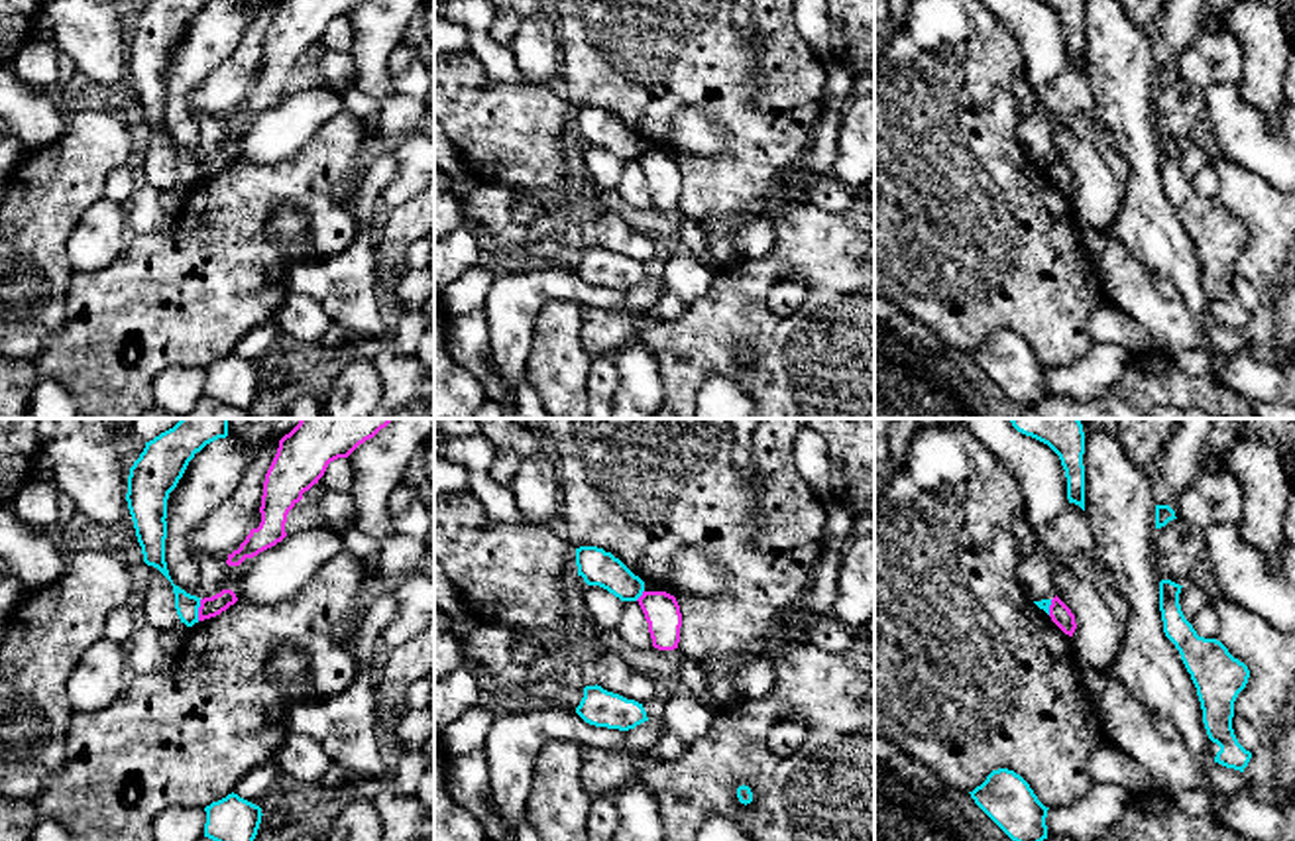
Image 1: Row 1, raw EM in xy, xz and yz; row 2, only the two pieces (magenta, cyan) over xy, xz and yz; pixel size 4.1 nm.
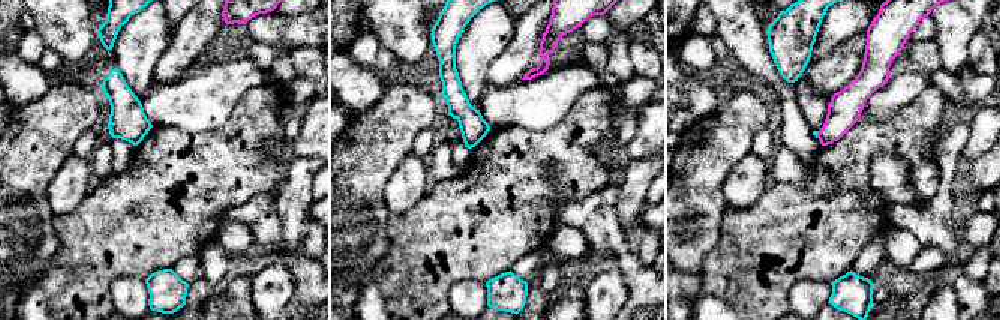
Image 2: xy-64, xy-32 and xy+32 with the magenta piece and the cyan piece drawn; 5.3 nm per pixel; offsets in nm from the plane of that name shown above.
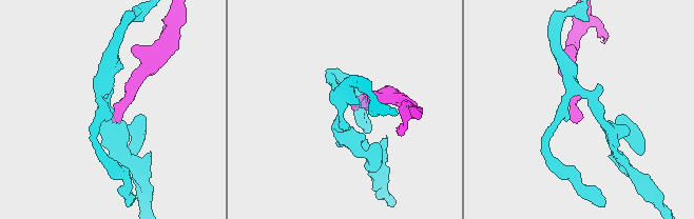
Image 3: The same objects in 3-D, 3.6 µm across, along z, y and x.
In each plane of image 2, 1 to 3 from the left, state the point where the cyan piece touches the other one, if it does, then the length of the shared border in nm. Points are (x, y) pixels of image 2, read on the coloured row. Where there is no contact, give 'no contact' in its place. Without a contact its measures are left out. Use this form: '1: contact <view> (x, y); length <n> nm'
1: no contact
2: no contact
3: contact xy+32 (817, 134); length 40 nm

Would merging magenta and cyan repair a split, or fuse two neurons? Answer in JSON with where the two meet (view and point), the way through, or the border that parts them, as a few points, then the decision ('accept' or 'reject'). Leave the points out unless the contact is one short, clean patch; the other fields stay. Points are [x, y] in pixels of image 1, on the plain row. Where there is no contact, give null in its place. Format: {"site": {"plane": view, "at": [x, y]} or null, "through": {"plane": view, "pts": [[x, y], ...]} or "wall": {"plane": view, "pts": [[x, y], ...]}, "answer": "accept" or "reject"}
{"site": {"plane": "xy", "at": [199, 169]}, "wall": {"plane": "xy", "pts": [[201, 160], [197, 179]]}, "answer": "reject"}

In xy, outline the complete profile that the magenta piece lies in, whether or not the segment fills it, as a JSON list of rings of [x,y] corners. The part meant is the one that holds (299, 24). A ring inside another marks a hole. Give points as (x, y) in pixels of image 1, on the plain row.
[[[279,0],[277,14],[265,33],[261,55],[261,83],[252,88],[238,110],[228,114],[228,126],[281,102],[289,71],[324,35],[330,22],[348,18],[366,0]]]

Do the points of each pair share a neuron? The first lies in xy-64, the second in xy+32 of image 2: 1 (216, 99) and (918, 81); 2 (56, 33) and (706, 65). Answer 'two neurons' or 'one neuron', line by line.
1: one neuron
2: two neurons

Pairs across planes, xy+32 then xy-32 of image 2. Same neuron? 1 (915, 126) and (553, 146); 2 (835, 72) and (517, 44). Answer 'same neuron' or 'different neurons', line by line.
1: same neuron
2: same neuron

